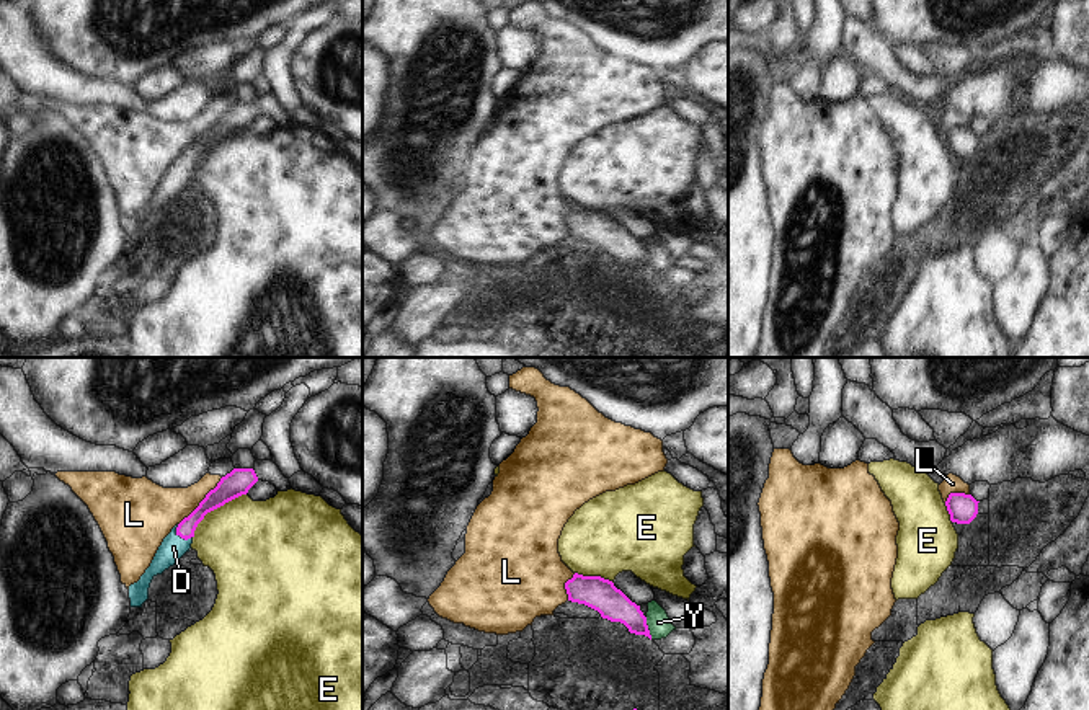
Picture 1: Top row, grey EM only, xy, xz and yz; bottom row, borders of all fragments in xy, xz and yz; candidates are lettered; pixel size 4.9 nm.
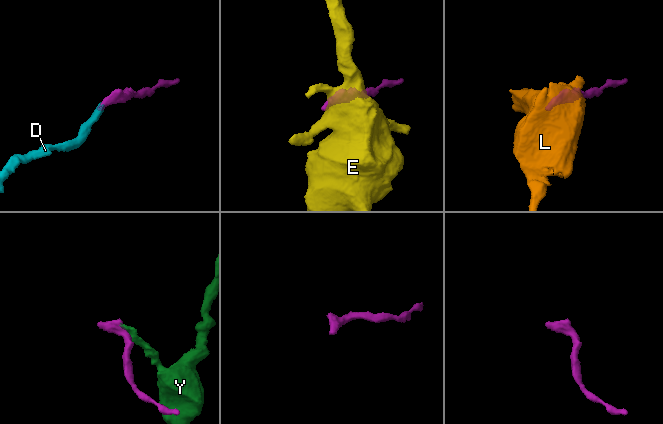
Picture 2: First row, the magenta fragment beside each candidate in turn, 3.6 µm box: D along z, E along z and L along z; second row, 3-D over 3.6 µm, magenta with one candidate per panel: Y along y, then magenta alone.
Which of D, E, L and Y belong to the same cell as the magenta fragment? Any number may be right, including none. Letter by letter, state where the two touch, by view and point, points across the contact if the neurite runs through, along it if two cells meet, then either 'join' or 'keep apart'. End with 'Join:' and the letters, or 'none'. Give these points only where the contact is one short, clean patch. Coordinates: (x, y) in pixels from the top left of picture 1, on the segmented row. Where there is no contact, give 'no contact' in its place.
D: meets magenta in xy at (180, 536); runs through xy (214, 498), (180, 536), (173, 547); join
E: meets magenta in xy at (214, 508); border along xy (245, 493), (211, 510), (198, 524), (193, 537); keep apart
L: meets magenta in xy at (201, 501); border along xy (222, 477), (178, 524); keep apart
Y: meets magenta in xz at (647, 629); border along xz (645, 617), (652, 638); keep apart
Join: D

